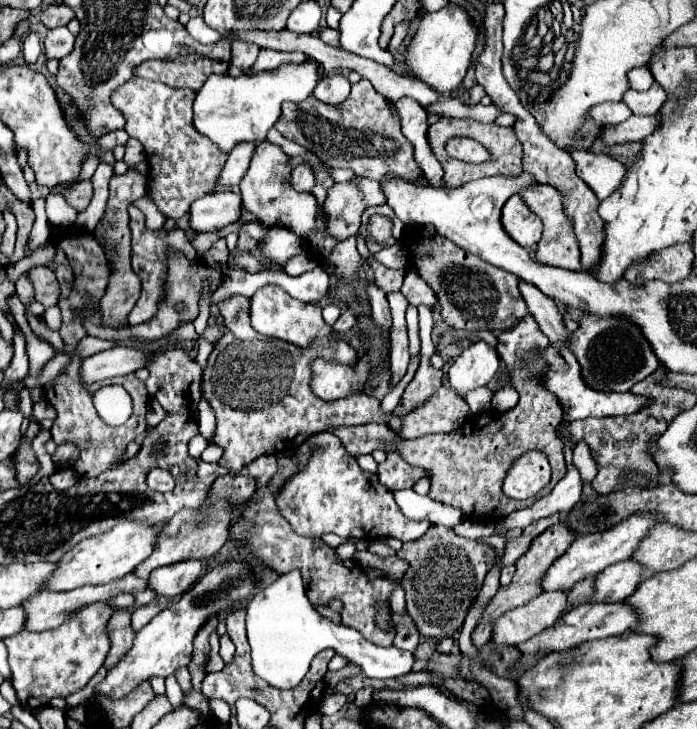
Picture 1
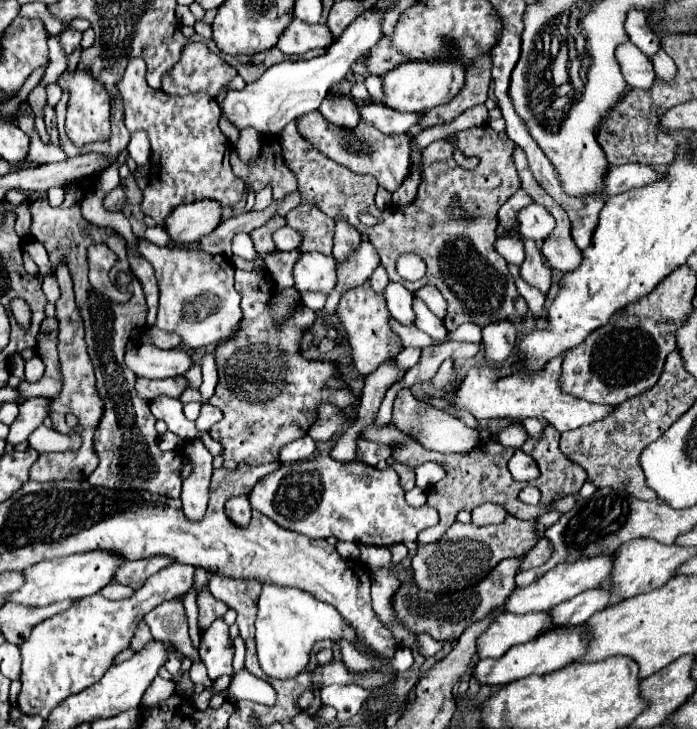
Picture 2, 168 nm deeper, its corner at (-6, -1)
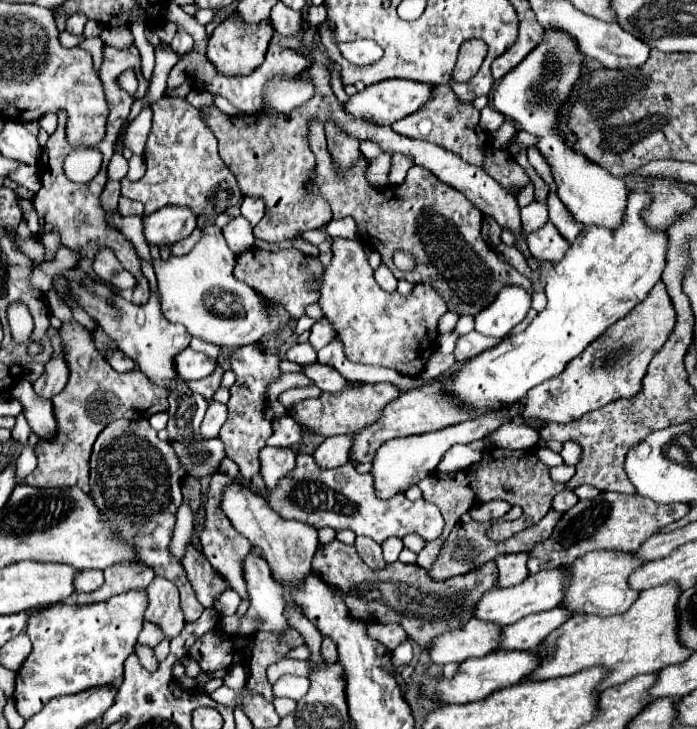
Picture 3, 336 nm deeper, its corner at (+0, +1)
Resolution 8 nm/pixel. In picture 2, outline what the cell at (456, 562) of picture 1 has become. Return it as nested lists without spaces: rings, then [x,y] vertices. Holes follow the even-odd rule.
[[[508,516],[502,524],[492,526],[474,526],[454,522],[446,534],[432,544],[418,544],[418,552],[412,558],[414,578],[416,584],[422,590],[434,590],[434,592],[452,592],[462,590],[466,586],[478,584],[482,578],[488,576],[488,572],[504,558],[520,558],[530,548],[536,546],[540,540],[540,530],[536,520],[518,520],[514,516]]]

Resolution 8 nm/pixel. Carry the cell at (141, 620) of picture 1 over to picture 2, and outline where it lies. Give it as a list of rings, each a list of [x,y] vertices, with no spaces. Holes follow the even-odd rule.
[[[180,598],[162,602],[160,606],[156,606],[152,612],[144,616],[144,622],[150,626],[150,632],[154,634],[156,640],[168,638],[172,644],[178,646],[180,652],[196,660],[198,650],[192,646],[192,640],[188,634],[188,618]]]

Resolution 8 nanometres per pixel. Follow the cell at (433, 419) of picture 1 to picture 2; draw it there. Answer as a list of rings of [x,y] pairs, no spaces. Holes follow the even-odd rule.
[[[266,268],[250,272],[236,270],[236,290],[242,296],[244,320],[234,340],[216,346],[220,382],[210,398],[210,404],[224,412],[224,418],[210,428],[210,436],[224,446],[224,466],[228,470],[236,468],[240,462],[252,466],[276,462],[278,450],[284,444],[306,436],[316,420],[320,402],[330,402],[338,408],[358,406],[358,400],[348,388],[336,390],[336,394],[324,388],[324,382],[334,376],[334,364],[300,356],[298,344],[302,332],[316,320],[316,314],[310,308],[300,304],[288,320],[276,324],[270,310],[276,282]]]

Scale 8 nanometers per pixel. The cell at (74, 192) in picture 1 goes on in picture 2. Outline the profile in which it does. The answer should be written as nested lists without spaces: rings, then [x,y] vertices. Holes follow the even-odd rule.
[[[120,186],[114,188],[114,190],[104,198],[104,206],[106,206],[108,210],[112,210],[112,212],[120,212],[126,202],[128,202],[126,192],[124,192]]]

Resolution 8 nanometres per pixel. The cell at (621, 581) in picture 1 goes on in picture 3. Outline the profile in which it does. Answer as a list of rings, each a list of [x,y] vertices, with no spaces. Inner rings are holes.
[[[556,606],[538,614],[530,614],[526,618],[522,618],[522,622],[516,622],[514,626],[504,626],[502,630],[502,642],[500,648],[508,650],[508,648],[538,648],[542,644],[542,640],[556,630],[558,626],[562,626],[568,618],[572,616],[572,612],[566,606]]]

